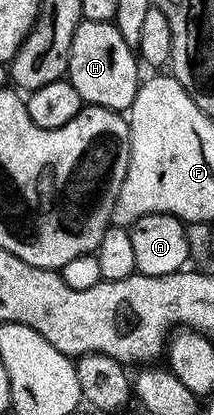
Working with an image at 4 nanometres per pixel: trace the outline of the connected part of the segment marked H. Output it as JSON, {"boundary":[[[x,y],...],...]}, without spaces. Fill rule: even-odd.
{"boundary":[[[84,18],[77,24],[73,44],[69,44],[66,77],[73,88],[77,88],[84,103],[116,112],[130,111],[141,81],[138,65],[136,51],[124,40],[114,22]]]}

